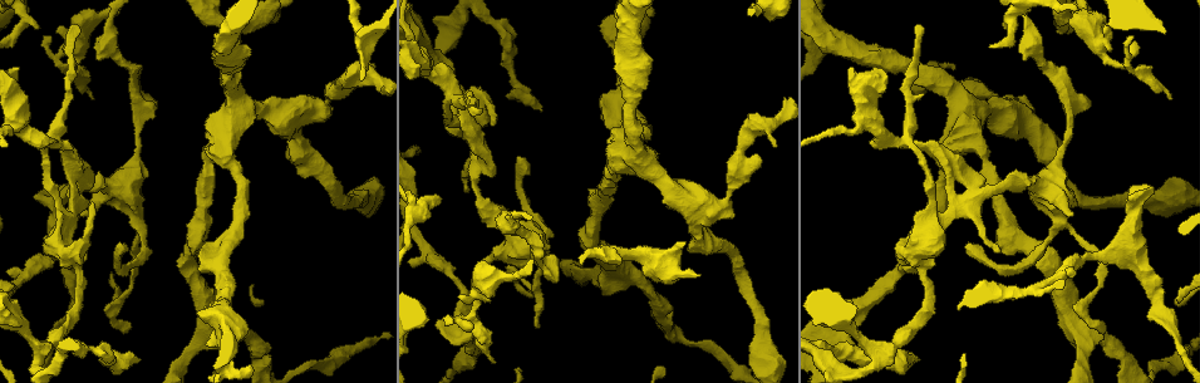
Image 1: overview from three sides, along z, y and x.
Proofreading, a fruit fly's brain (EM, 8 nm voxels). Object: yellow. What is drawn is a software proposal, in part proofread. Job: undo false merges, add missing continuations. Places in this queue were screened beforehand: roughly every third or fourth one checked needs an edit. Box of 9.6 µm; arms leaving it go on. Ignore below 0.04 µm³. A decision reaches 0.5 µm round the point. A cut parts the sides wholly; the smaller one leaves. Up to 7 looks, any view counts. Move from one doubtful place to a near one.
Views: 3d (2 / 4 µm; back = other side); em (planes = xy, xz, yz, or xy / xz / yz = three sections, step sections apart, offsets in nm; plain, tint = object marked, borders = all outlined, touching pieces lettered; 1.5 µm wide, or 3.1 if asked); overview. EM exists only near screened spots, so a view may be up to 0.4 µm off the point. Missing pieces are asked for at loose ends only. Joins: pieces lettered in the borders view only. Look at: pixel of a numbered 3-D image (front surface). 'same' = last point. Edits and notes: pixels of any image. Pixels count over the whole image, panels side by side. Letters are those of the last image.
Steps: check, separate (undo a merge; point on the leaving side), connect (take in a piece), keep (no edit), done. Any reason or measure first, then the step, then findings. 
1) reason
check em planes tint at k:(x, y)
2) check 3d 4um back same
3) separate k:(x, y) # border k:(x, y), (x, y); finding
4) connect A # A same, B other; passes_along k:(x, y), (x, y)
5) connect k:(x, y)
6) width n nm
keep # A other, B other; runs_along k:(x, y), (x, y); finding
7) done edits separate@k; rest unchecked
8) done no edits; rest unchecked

free end
check em planes tint at 1:(915, 360)

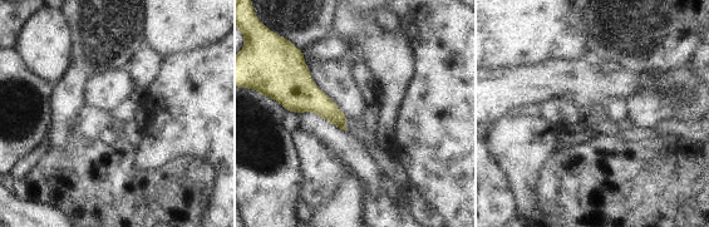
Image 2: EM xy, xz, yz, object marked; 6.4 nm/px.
check em planes borders same

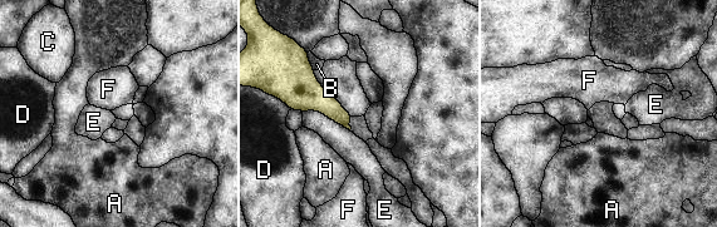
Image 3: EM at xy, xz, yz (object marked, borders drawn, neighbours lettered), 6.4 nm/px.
keep # A other, B other, C other, D other, E other, F other; border 3:(301, 110), (319, 110), (349, 131); none of them fits

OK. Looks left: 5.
free end
check 3d 4um back at 1:(130, 329)

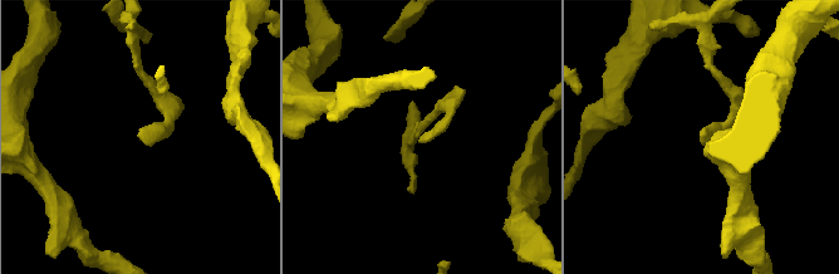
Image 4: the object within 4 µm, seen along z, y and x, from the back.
need the tissue
check em xz step 8 borders at 4:(701, 135)

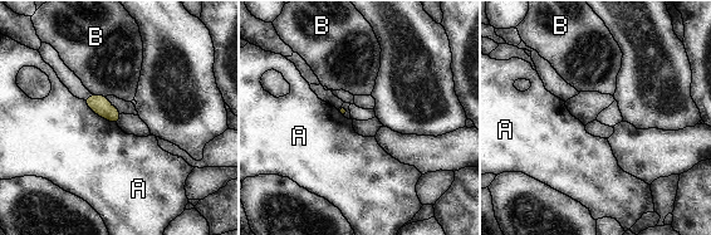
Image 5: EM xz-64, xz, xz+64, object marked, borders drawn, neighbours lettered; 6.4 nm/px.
width 110 nm
keep # A other, B other; border 5:(82, 99), (96, 113), (116, 125); no lettered piece goes on from it

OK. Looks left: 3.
end of a long branch
check em planes borders at 1:(920, 25)

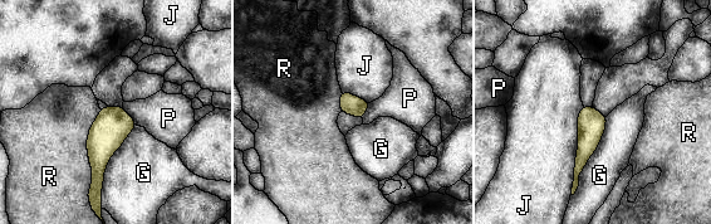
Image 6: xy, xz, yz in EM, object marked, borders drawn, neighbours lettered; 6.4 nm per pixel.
width 130 nm
keep # G other, J other, P other, R other; none of them fits

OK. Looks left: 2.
done no edits; rest unchecked

